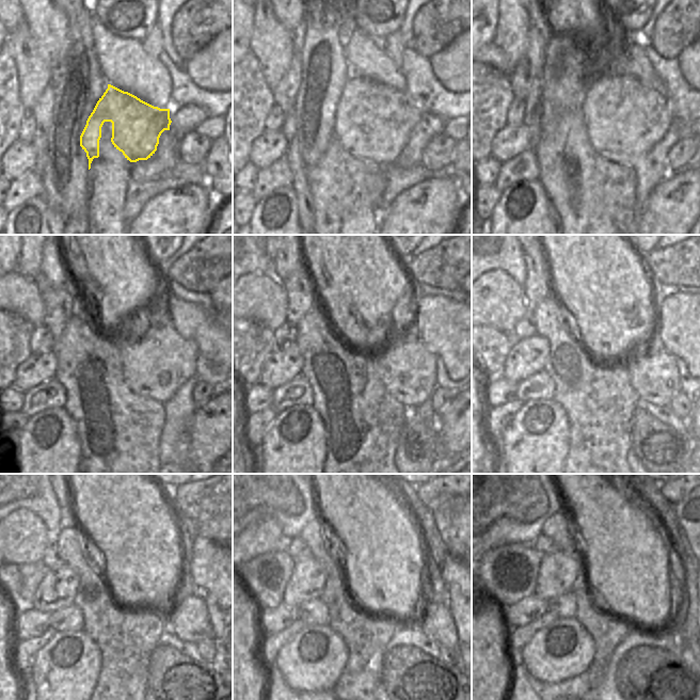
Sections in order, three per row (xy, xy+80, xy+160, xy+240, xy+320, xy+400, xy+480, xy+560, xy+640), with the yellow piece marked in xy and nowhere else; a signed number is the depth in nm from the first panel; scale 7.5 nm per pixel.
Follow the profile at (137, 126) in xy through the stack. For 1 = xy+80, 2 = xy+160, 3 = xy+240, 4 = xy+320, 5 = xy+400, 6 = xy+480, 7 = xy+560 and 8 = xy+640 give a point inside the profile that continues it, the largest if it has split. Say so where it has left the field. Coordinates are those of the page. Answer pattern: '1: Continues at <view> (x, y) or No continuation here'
1: Continues at xy+80 (372, 122)
2: Continues at xy+160 (623, 118)
3: Continues at xy+240 (158, 362)
4: Continues at xy+320 (408, 369)
5: Continues at xy+400 (655, 379)
6: Continues at xy+480 (189, 620)
7: Continues at xy+560 (438, 624)
8: Continues at xy+640 (688, 639).

